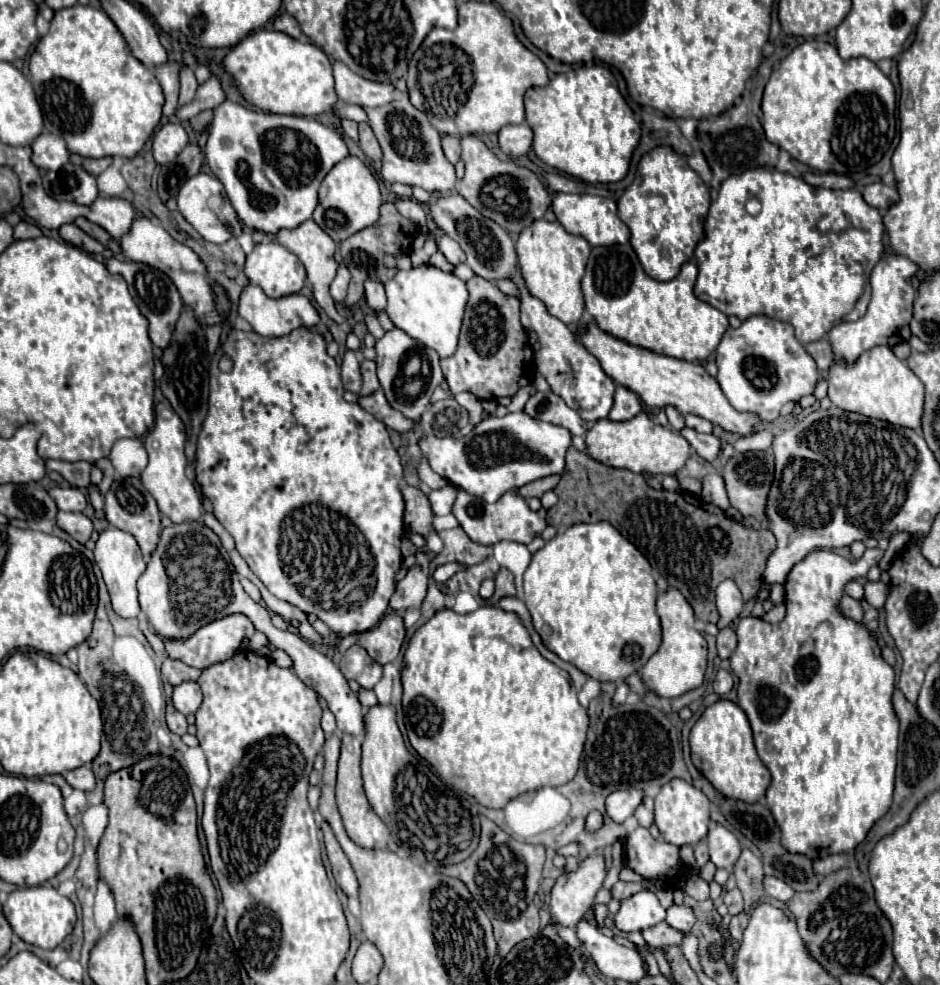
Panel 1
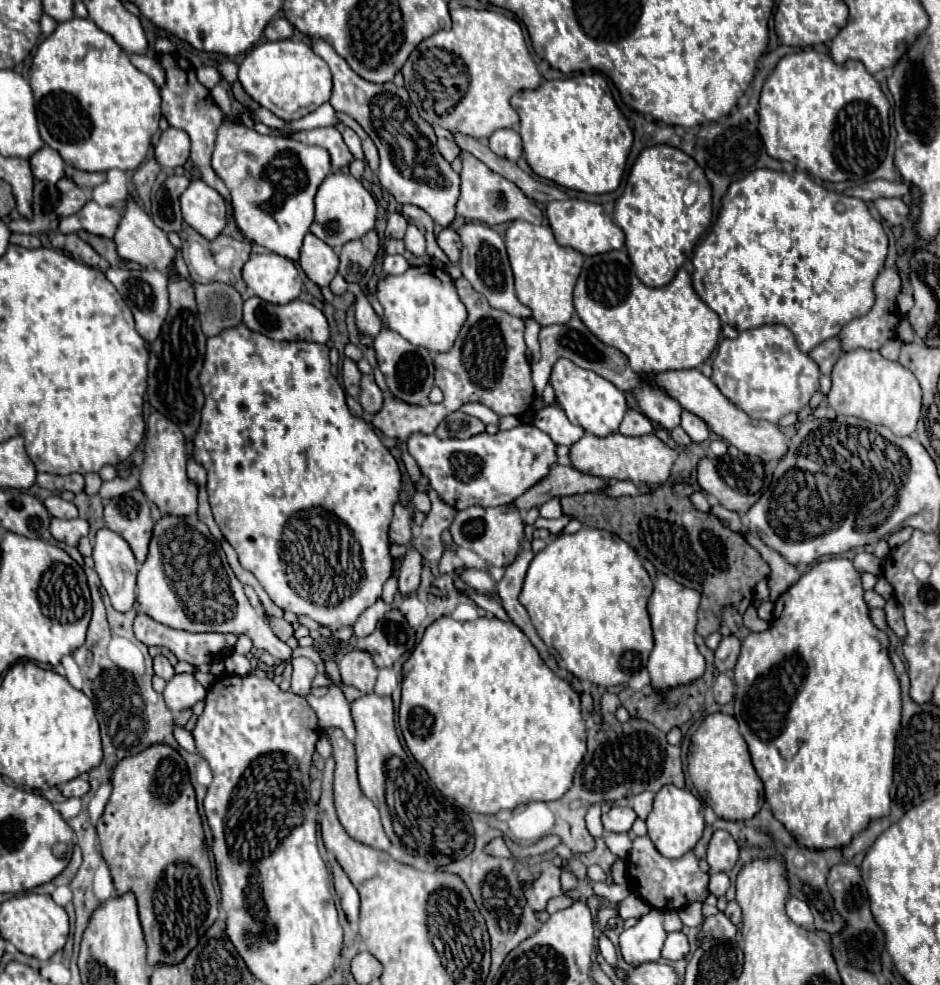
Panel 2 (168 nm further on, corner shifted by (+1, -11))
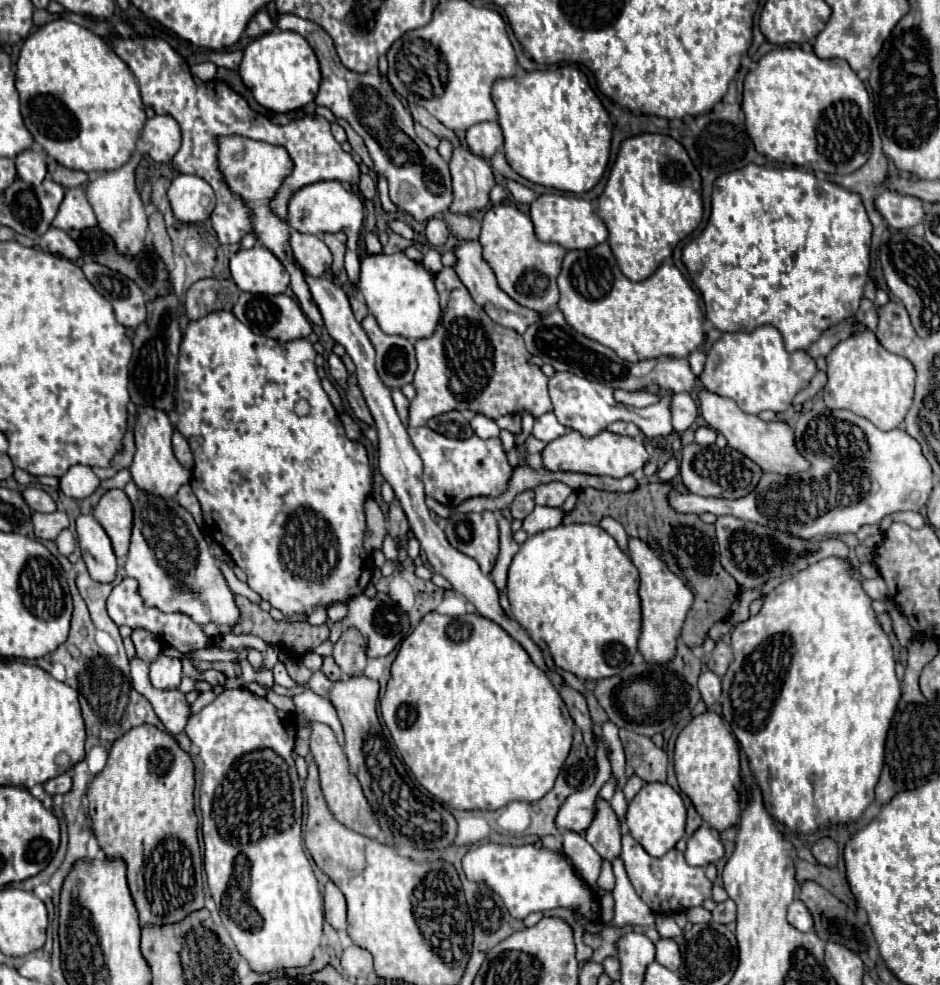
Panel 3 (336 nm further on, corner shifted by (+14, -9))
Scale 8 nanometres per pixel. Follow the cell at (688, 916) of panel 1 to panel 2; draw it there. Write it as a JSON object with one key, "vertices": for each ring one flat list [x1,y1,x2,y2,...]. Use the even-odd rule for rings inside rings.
{"vertices":[[676,931,676,933,668,933,664,949,662,949,662,957,670,959,670,961,678,961,684,959,688,955,688,939,684,933]]}

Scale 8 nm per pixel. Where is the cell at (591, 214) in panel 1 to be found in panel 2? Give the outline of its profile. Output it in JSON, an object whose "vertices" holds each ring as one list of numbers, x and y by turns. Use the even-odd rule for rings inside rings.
{"vertices":[[580,199,550,201,546,205,546,217,550,221,550,227,554,231,556,241,560,245,564,245,564,247,572,247,572,249,580,251,582,255,606,253,610,249,622,249,624,247,624,233,622,233,622,229,612,221,612,217,598,203,580,201]]}

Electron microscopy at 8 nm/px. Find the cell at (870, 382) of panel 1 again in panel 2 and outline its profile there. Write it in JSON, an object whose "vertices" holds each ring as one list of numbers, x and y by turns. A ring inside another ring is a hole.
{"vertices":[[846,351,832,369,832,389,828,405,842,415,862,417,874,425,886,425,894,435,912,435,922,415,922,389,916,375,896,361,888,361,880,351]]}

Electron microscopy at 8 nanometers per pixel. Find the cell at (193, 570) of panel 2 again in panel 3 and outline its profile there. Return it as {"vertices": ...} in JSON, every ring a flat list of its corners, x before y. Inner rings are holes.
{"vertices":[[139,493,133,509,133,537,125,561,125,575,137,579,137,591,143,603,157,607,161,613,185,613,197,625,215,623,223,629,235,627,239,623,239,609,233,593,191,513,175,499,147,493]]}

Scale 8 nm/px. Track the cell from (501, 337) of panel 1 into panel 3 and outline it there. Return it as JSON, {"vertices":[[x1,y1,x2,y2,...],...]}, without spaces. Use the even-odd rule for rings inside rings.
{"vertices":[[453,267,437,273,435,285,441,301,445,301,443,317,433,337,415,343,419,367,413,379,417,395,409,403,409,427,421,427,431,417,451,409,475,411,491,419,521,413,523,409,531,411,533,417,549,413,553,405,547,393,547,377,539,367,527,363,529,351,523,337,513,329,493,323,471,299]]}

